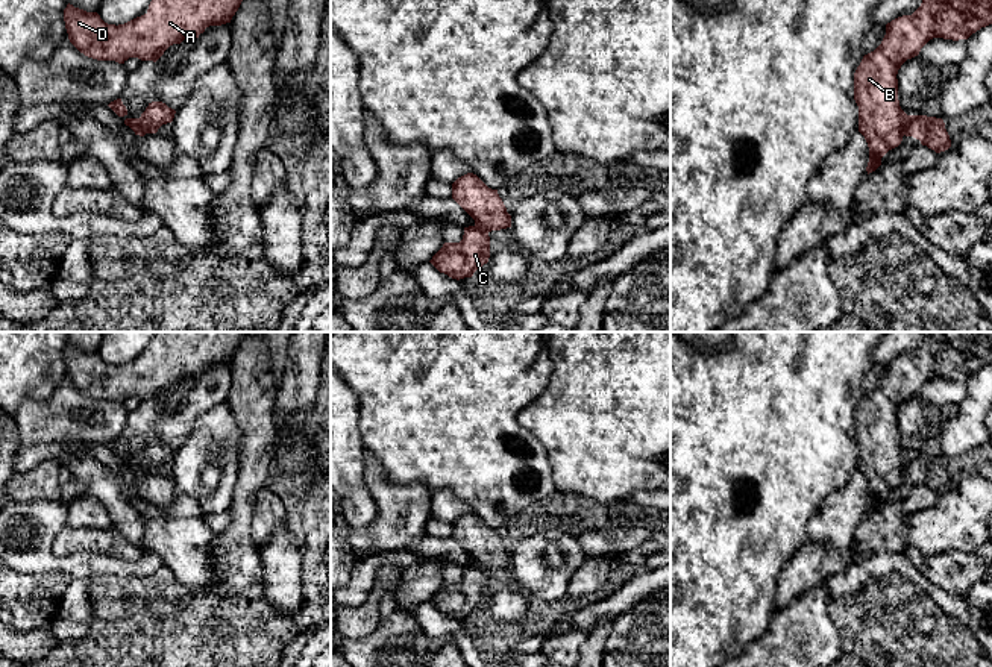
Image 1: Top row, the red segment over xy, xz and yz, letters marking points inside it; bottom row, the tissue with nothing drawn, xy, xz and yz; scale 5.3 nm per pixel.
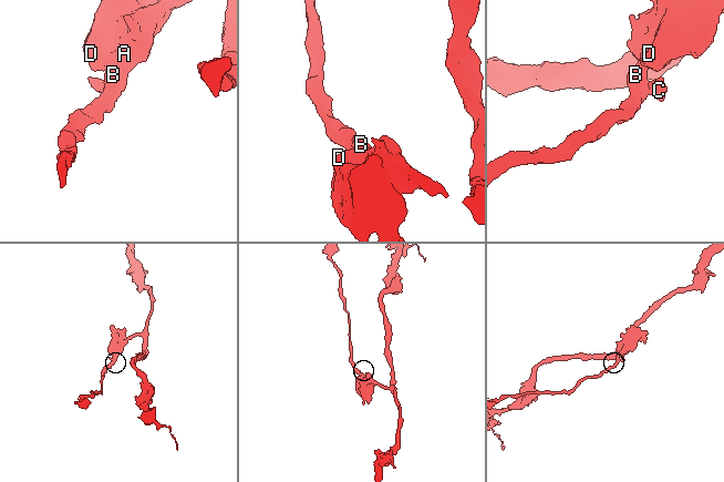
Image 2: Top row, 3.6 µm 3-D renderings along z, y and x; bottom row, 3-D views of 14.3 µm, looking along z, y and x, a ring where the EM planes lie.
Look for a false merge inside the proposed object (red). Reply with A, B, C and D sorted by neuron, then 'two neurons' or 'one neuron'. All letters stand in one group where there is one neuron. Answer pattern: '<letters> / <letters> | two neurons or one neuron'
A B D / C | two neurons

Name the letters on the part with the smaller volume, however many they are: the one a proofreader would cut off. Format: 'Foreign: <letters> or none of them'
Foreign: C

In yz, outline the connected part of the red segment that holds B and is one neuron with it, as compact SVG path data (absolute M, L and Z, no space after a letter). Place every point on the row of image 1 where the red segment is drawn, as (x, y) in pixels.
M922 0L912 15L886 24L881 44L854 73L859 132L869 147L868 174L903 141L909 117L898 100L898 70L933 38L968 39L992 24L992 0Z

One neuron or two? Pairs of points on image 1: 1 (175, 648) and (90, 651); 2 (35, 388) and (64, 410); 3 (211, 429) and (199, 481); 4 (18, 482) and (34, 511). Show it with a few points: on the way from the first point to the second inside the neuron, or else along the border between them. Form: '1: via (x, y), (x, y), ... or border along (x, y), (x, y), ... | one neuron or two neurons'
1: via (153, 651), (111, 651) | one neuron
2: border along (67, 378), (47, 397), (26, 399), (15, 413) | two neurons
3: via (211, 441), (207, 469) | one neuron
4: border along (15, 499), (62, 502) | two neurons

